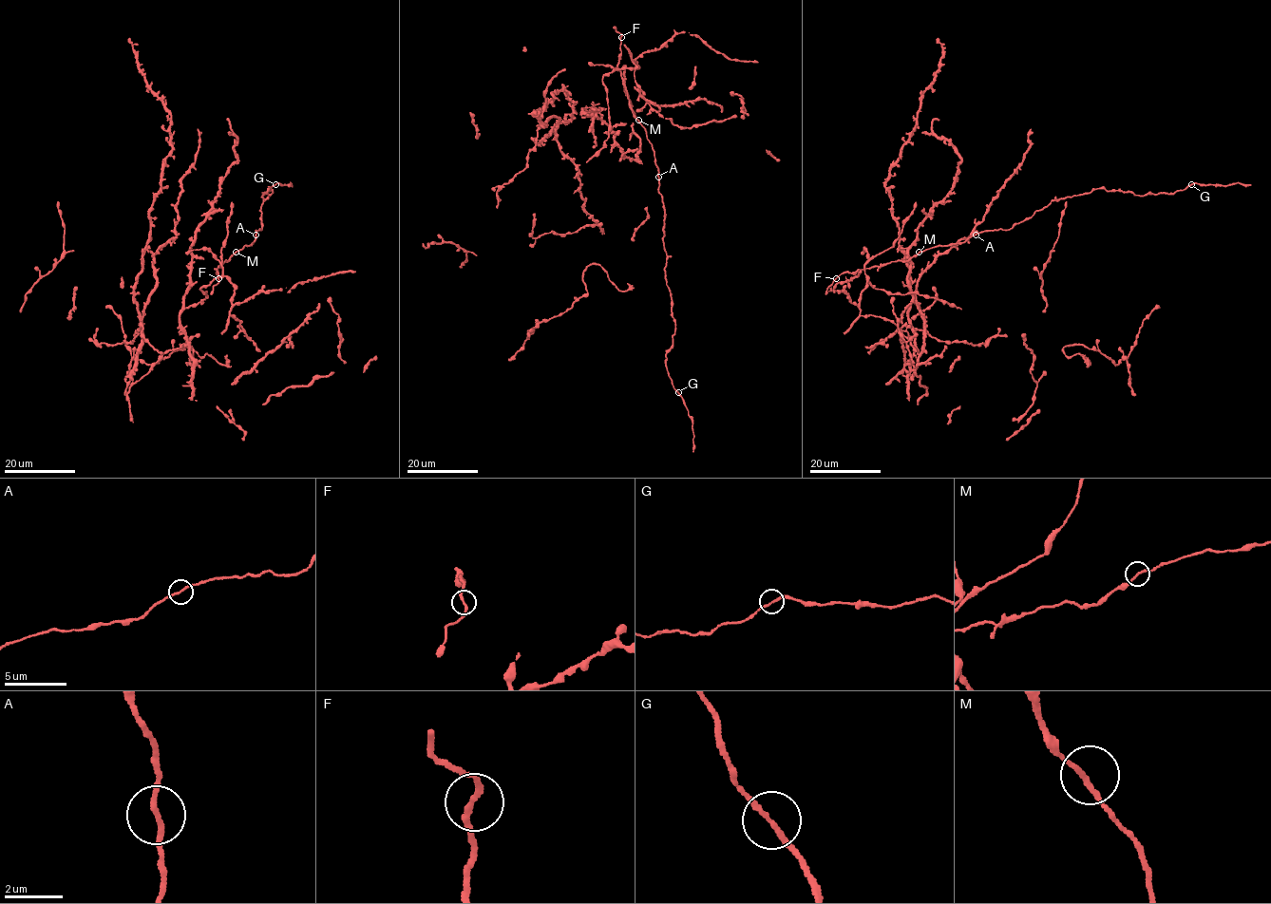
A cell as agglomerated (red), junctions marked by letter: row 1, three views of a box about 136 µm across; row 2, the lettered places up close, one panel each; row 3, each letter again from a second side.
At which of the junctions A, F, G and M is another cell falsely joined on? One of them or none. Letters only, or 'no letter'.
no letter

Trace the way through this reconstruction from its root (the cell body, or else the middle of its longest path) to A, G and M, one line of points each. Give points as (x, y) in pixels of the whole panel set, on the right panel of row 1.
A: (915, 208), (894, 244), (876, 254), (866, 264), (869, 267), (906, 261), (920, 252), (962, 242), (976, 235)
G: (915, 208), (894, 244), (869, 267), (1009, 229), (1052, 200), (1094, 189), (1146, 196), (1191, 184)
M: (915, 208), (894, 244), (866, 264), (873, 267), (906, 261), (919, 252)

